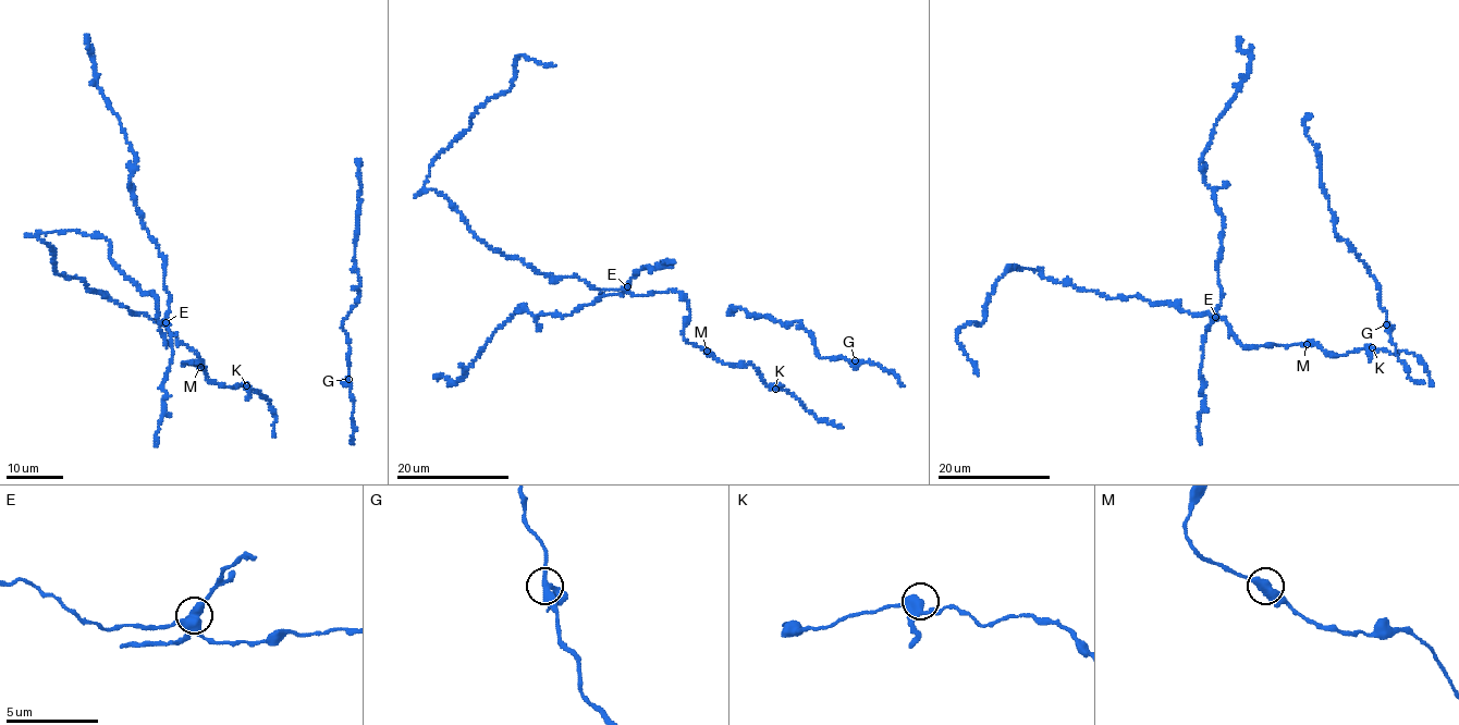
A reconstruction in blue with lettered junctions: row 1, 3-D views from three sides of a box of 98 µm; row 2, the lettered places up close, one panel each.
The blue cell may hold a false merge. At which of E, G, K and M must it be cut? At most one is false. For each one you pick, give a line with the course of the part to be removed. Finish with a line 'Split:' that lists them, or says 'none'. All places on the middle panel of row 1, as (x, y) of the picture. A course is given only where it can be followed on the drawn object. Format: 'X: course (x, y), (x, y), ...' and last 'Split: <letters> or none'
E: course (627, 286), (562, 317), (536, 316), (519, 304), (463, 378), (434, 376)
Split: E

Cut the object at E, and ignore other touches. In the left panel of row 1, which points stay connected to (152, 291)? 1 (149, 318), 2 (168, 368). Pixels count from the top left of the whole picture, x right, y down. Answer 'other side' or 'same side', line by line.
1: same side
2: other side

